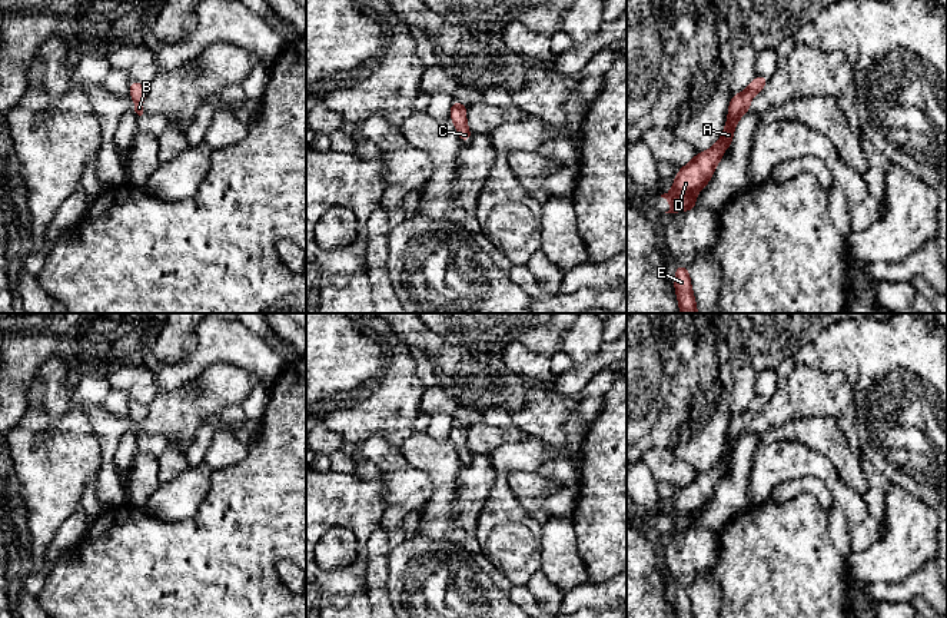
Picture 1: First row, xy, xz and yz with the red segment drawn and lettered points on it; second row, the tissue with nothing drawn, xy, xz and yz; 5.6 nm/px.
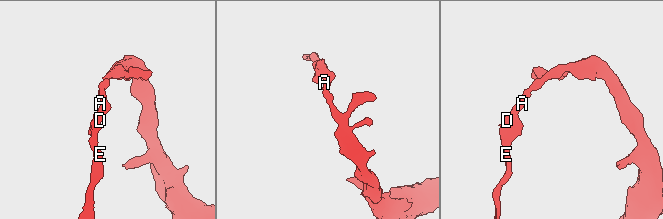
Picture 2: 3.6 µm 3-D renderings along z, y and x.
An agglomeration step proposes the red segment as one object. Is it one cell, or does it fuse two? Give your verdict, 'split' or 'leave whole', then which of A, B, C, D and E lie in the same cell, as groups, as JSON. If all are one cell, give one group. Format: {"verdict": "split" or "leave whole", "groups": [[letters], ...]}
{"verdict": "leave whole", "groups": [["A", "B", "C", "D", "E"]]}

